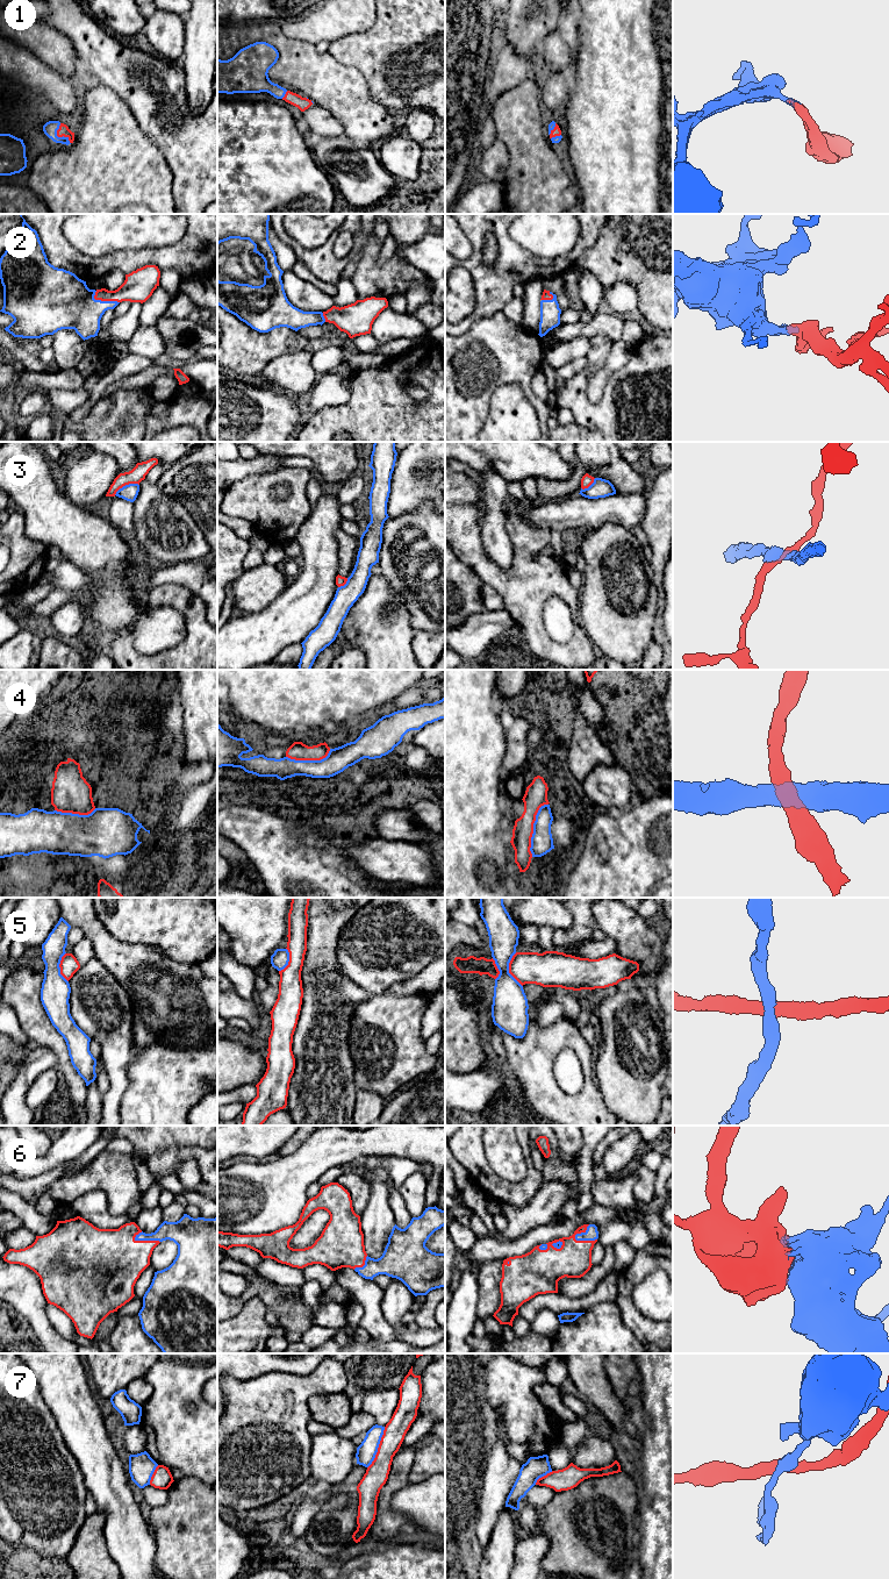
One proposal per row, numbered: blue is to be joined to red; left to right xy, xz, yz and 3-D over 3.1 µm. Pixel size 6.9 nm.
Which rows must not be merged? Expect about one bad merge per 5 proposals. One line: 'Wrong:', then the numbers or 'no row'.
Wrong: 3, 4, 5, 7

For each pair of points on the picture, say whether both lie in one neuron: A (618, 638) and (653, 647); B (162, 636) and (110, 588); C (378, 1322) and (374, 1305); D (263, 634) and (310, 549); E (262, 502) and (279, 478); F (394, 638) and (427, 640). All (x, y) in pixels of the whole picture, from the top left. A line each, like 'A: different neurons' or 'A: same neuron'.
A: different neurons
B: same neuron
C: same neuron
D: same neuron
E: same neuron
F: different neurons

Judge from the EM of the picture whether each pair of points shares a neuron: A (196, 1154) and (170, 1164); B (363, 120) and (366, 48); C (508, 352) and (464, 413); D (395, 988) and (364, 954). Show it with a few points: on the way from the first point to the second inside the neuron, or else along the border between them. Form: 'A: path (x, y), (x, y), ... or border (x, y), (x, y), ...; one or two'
A: path (190, 1154), (180, 1154), (177, 1157); one
B: border (342, 63), (361, 73), (370, 95), (378, 102); two
C: path (493, 368), (464, 398); one
D: border (417, 973), (394, 983), (387, 990); two

